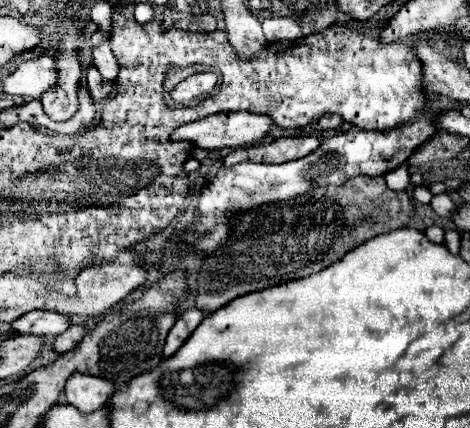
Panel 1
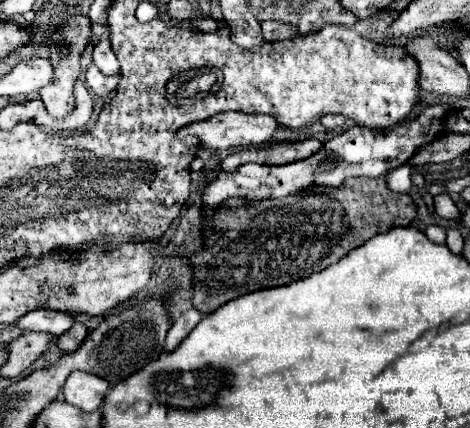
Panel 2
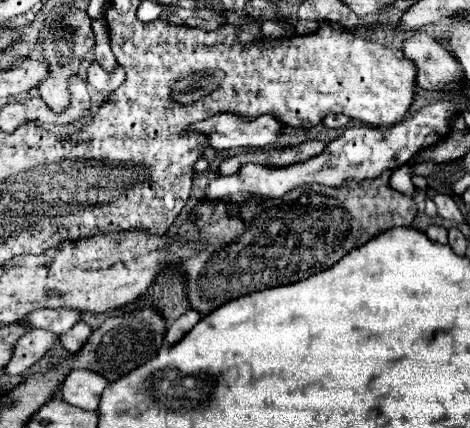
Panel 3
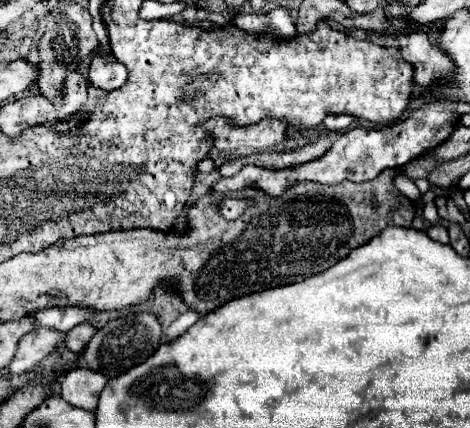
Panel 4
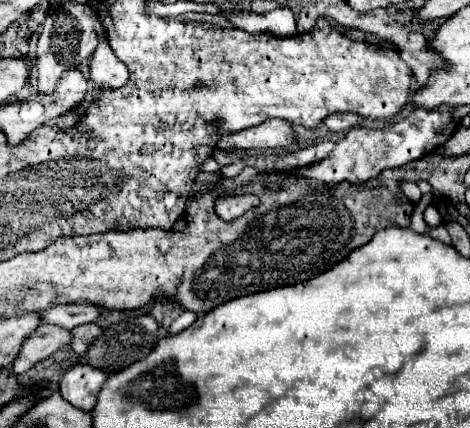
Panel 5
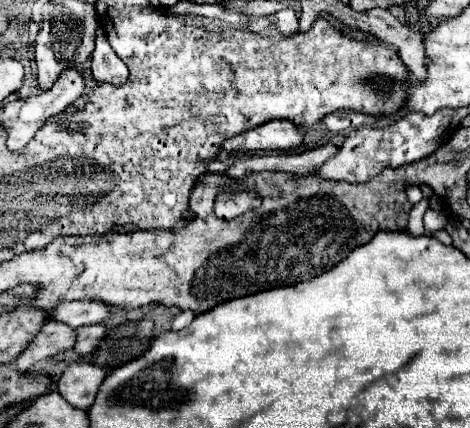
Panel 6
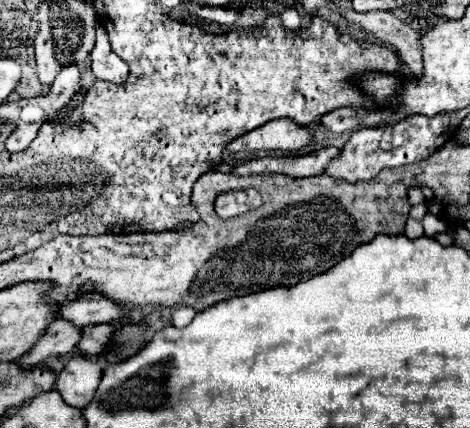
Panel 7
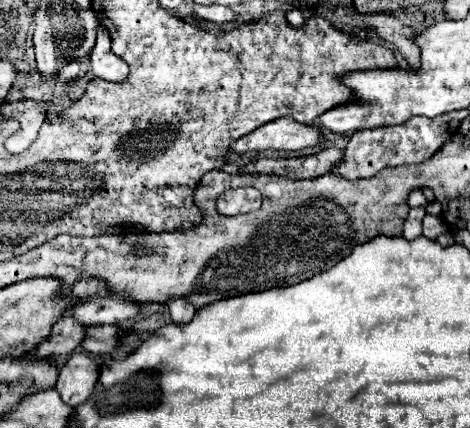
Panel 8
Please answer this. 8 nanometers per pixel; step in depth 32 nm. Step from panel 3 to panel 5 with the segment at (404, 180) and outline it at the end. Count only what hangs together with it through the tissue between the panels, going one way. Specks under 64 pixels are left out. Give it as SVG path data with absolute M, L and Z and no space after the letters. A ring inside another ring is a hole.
M402 182L400 188L402 188L402 192L406 194L406 198L408 198L410 202L414 202L414 204L422 198L422 192L420 192L420 188L418 188L414 182Z

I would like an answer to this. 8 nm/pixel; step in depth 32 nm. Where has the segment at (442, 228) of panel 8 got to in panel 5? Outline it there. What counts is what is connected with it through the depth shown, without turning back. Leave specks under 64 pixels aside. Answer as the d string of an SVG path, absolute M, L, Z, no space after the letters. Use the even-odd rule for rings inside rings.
M432 204L424 210L424 220L426 220L428 228L436 228L436 226L440 226L444 222L444 218L440 216L440 212Z

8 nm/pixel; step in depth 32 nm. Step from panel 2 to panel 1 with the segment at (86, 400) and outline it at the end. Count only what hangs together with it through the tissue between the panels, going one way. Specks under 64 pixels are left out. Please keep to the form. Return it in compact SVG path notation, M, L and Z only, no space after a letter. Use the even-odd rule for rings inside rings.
M72 374L66 384L66 400L80 412L96 412L108 404L112 394L116 392L114 384L88 374Z

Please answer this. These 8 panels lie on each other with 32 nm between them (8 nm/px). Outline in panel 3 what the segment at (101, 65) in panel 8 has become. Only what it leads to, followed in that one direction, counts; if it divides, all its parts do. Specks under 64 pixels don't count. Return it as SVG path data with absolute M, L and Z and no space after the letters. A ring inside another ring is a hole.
M96 62L90 64L88 68L88 78L86 82L100 94L108 96L110 92L114 92L122 82L124 82L124 70L118 66L114 72L106 72L102 70Z

